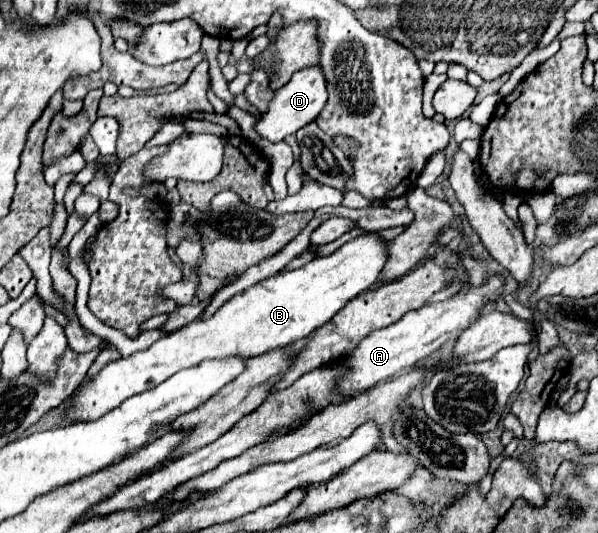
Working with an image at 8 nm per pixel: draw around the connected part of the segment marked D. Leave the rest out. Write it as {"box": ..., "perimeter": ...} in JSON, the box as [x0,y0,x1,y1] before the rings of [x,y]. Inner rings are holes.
{"box":[256,65,328,143],"perimeter":[[[312,65],[312,67],[306,67],[298,73],[294,73],[294,77],[280,91],[276,91],[272,105],[268,107],[266,113],[262,113],[260,121],[256,123],[258,135],[276,143],[276,141],[284,141],[288,135],[294,135],[298,129],[312,123],[328,101],[326,85],[328,85],[328,81],[326,81],[320,65]]]}

